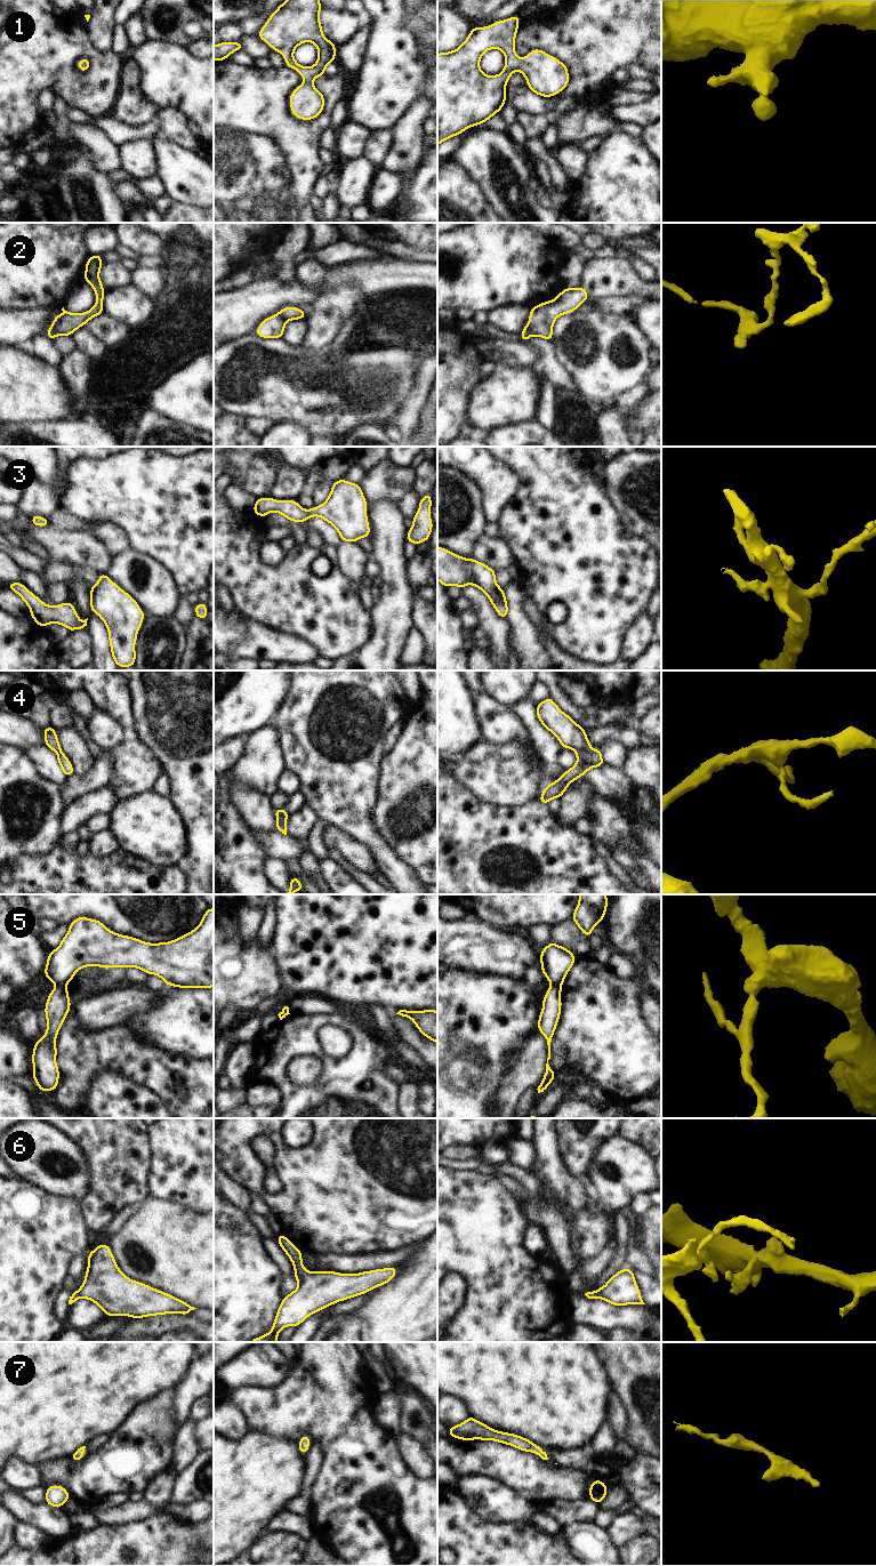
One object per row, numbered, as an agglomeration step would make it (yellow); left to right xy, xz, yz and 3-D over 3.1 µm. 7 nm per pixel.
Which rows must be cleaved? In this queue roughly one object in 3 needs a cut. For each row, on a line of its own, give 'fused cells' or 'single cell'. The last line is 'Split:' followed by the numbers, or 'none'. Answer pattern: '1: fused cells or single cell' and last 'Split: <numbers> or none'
1: single cell
2: fused cells
3: single cell
4: fused cells
5: fused cells
6: single cell
7: single cell
Split: 2, 4, 5

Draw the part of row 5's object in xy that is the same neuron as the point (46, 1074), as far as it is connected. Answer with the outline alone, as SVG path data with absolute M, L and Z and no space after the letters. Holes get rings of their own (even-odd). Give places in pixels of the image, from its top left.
M56 986L46 1002L46 1035L33 1045L32 1065L35 1084L42 1093L55 1091L59 1081L59 1069L56 1062L56 1038L69 1014L71 1001L65 986Z

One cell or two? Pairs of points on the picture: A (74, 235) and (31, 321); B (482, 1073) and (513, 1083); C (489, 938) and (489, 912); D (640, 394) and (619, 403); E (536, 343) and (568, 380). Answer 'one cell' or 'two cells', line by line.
A: two cells
B: two cells
C: two cells
D: one cell
E: one cell

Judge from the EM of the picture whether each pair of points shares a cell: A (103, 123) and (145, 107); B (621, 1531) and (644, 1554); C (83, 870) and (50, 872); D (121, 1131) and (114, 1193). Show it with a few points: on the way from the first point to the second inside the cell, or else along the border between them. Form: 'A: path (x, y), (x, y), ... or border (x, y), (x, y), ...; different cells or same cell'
A: border (111, 115), (133, 126), (143, 125); different cells
B: border (649, 1533), (636, 1536), (619, 1549); different cells
C: path (75, 872), (58, 872); same cell
D: path (118, 1146), (118, 1178); same cell

